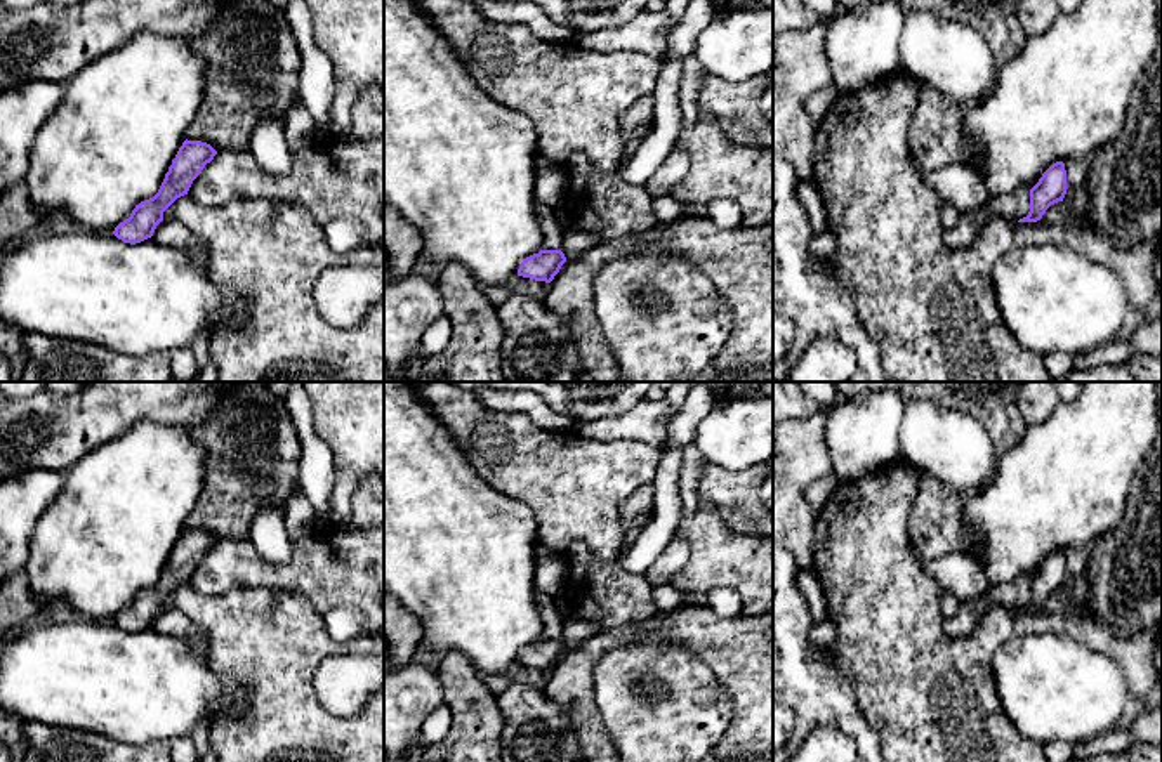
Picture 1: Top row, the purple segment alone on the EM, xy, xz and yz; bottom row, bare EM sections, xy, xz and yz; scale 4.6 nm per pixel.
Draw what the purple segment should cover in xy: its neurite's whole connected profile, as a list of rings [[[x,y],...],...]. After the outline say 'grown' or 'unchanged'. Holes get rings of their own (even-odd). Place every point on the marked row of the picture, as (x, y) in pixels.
[[[184,141],[179,148],[158,193],[135,205],[130,217],[120,222],[113,234],[123,243],[141,243],[153,236],[163,220],[163,212],[181,196],[188,194],[193,181],[201,174],[217,151],[201,141]]]; unchanged

